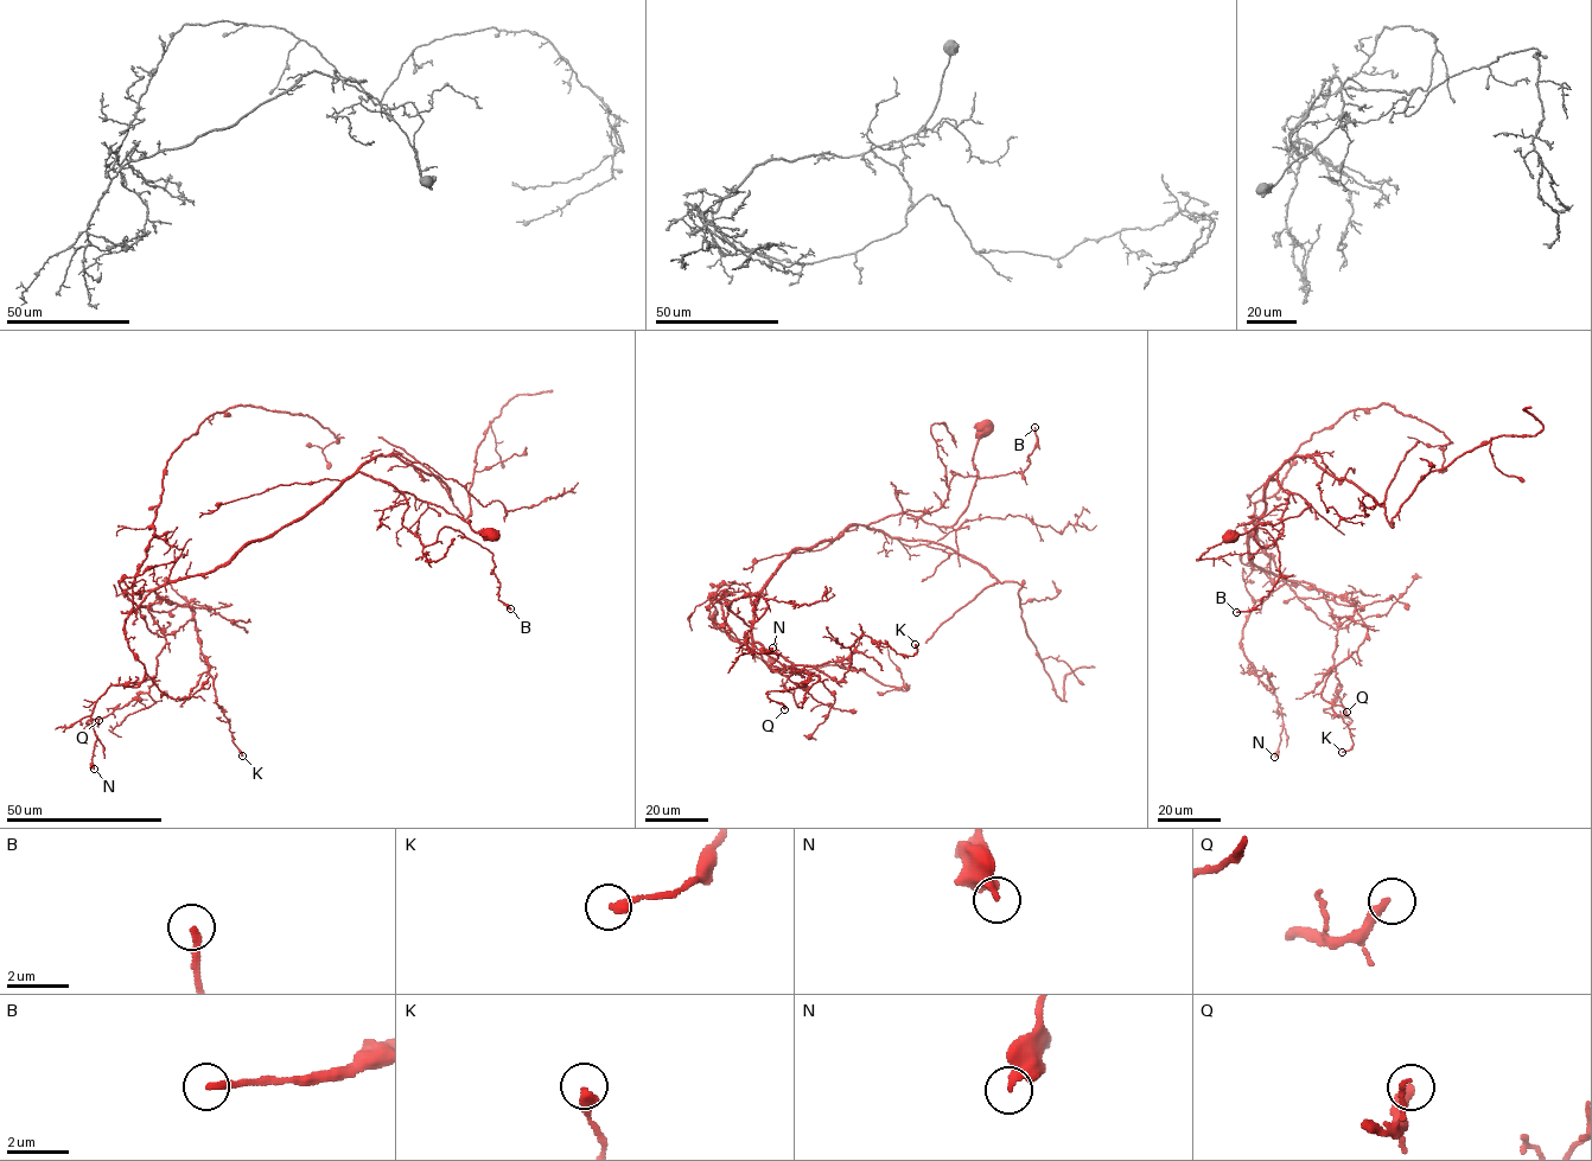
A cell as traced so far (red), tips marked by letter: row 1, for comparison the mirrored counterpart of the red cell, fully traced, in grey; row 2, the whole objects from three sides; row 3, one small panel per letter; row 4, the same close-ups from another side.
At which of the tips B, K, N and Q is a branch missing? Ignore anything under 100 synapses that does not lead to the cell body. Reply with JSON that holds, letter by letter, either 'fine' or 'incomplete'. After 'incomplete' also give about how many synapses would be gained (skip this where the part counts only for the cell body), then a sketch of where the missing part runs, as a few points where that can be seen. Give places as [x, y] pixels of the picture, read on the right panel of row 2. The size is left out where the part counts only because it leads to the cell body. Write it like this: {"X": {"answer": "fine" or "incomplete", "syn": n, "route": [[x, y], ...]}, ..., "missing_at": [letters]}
{"B": {"answer": "fine"}, "K": {"answer": "fine"}, "N": {"answer": "fine"}, "Q": {"answer": "fine"}, "missing_at": []}

